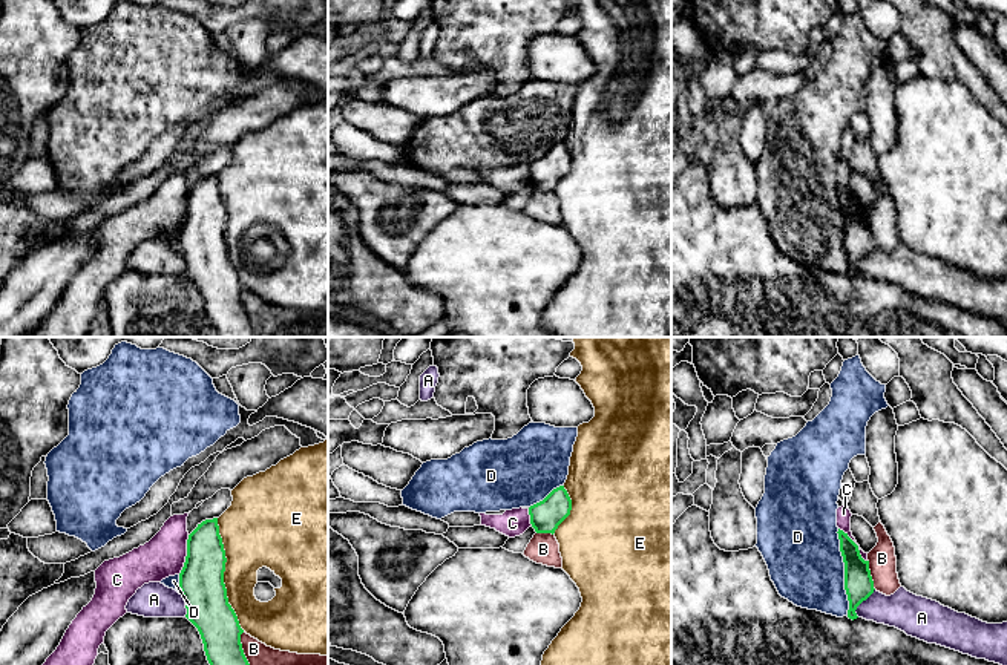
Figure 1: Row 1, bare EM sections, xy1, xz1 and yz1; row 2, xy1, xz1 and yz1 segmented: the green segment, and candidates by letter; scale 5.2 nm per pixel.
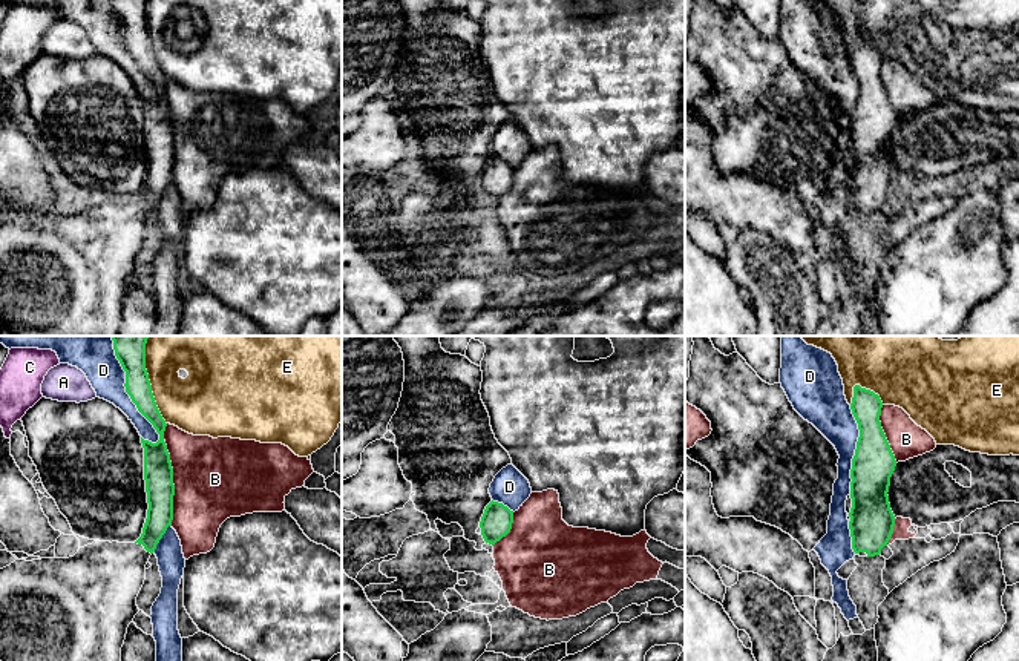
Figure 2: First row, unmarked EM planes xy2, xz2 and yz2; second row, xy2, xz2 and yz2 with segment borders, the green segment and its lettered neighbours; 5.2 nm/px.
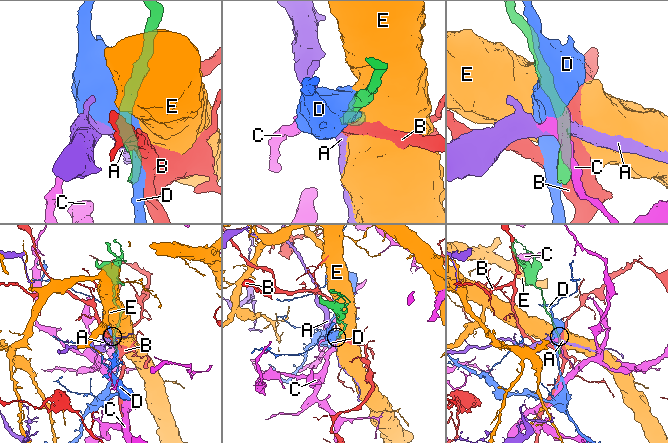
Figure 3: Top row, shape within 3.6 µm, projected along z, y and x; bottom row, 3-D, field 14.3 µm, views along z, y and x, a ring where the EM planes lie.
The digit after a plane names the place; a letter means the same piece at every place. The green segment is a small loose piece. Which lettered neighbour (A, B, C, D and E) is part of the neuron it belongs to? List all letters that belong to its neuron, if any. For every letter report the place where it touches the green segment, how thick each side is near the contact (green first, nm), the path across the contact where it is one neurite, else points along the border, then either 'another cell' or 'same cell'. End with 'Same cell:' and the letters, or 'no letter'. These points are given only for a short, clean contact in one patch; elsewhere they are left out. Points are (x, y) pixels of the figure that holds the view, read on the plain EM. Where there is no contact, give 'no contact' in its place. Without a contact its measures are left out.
A: meets green in yz1 at (862, 258); 150 nm thick on the green side, 200 nm on the other; border along yz1 (874, 245), (857, 264), (857, 273); another cell
B: meets green in xy2 at (172, 140); 160 nm thick on the green side, 440 nm on the other; another cell
C: meets green in xy1 at (187, 212); 240 nm thick on the green side, 220 nm on the other; border along xy1 (189, 192), (184, 222), (178, 230); another cell
D: meets green in xy2 at (127, 49); 140 nm thick on the green side, 190 nm on the other; another cell
E: meets green in xy1 at (223, 232); 240 nm thick on the green side, 320 nm on the other; another cell
Same cell: no letter

